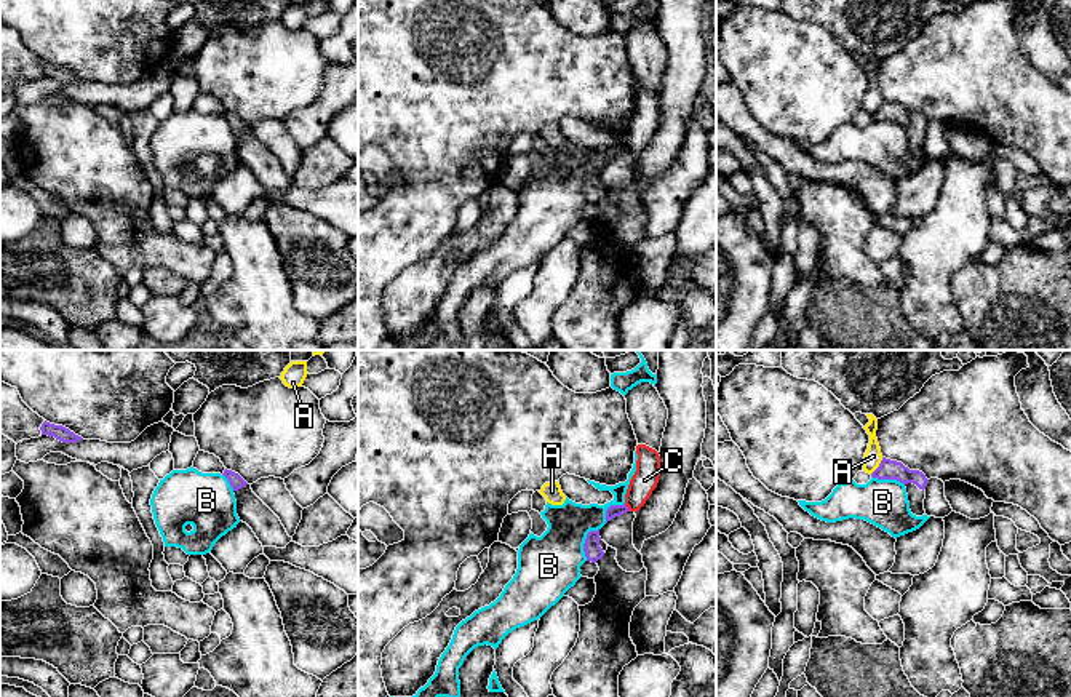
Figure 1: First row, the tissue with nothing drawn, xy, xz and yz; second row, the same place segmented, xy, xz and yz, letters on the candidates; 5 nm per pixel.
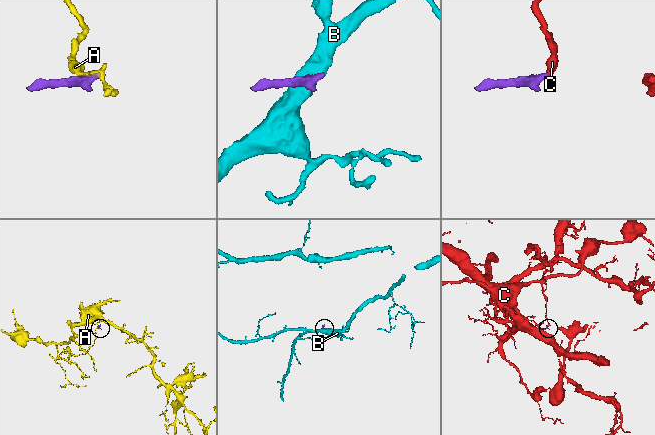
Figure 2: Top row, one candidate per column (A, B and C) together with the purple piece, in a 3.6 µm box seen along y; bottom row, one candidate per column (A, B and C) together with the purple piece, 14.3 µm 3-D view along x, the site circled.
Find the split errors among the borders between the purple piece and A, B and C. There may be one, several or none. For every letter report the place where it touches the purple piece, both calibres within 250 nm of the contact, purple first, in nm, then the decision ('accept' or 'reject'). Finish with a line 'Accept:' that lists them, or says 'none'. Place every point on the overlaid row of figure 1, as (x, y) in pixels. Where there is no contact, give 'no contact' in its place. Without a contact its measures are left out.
A: meets purple in yz at (879, 465); 100 nm thick on the purple side, 90 nm on the other; reject
B: meets purple in xz at (585, 542); 90 nm thick on the purple side, 300 nm on the other; reject
C: meets purple in xz at (627, 507); 60 nm thick on the purple side, 130 nm on the other; reject
Accept: none

